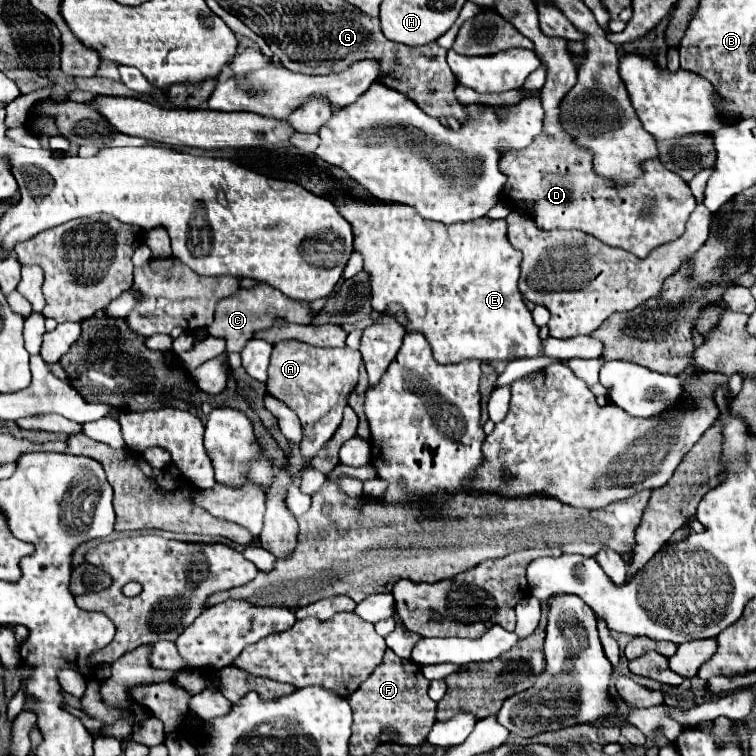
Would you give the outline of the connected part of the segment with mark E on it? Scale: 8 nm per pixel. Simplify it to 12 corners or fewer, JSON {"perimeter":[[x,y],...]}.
{"perimeter":[[332,196],[370,274],[440,364],[602,358],[548,338],[506,220],[440,224]]}

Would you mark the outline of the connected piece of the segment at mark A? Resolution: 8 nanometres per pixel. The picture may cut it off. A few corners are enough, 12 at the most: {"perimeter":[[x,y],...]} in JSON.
{"perimeter":[[278,342],[266,392],[302,422],[308,462],[358,382],[348,346]]}

